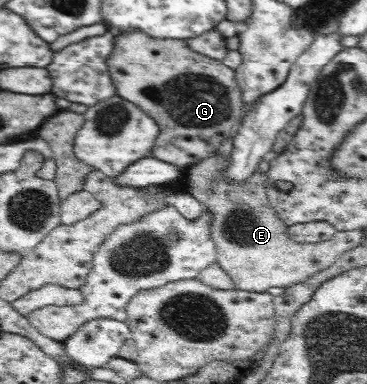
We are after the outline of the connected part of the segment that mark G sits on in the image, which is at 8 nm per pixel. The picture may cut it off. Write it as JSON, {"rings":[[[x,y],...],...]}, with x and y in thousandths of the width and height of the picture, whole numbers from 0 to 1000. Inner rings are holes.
{"rings":[[[371,76],[324,83],[311,96],[308,143],[292,167],[319,250],[379,276],[433,326],[436,346],[414,385],[417,404],[406,409],[439,414],[488,440],[515,440],[586,398],[602,372],[632,357],[651,310],[665,302],[665,260],[640,188],[602,159],[526,133],[504,102],[417,102]]]}

